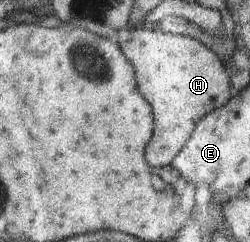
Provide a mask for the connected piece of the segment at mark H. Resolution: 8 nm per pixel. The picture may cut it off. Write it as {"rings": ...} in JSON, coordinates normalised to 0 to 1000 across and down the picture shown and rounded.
{"rings":[[[604,103],[488,112],[464,174],[536,264],[544,355],[616,455],[624,537],[584,603],[584,669],[608,694],[684,682],[800,488],[896,438],[936,388],[916,293],[872,223],[784,157],[660,136]]]}

